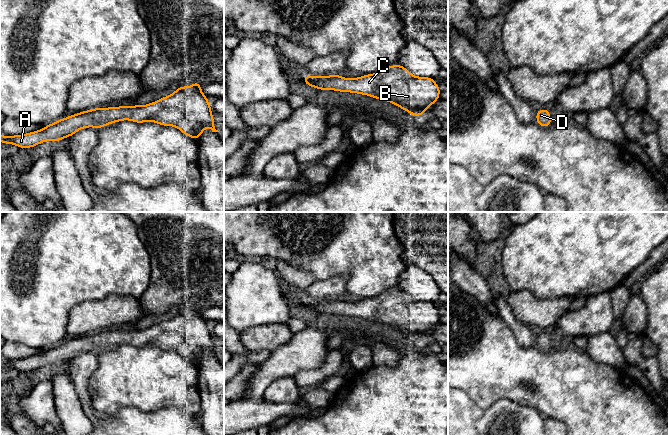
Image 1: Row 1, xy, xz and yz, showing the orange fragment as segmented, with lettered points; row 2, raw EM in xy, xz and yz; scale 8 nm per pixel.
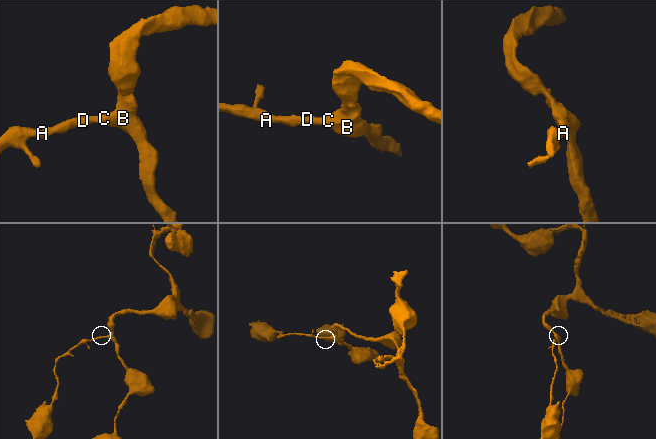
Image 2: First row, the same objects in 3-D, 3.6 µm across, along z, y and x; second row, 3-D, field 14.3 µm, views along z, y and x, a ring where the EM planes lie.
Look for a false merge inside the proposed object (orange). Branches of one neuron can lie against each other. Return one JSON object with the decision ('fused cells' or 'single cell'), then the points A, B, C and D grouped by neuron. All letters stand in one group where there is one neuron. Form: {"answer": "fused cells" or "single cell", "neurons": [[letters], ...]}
{"answer": "single cell", "neurons": [["A", "B", "C", "D"]]}

